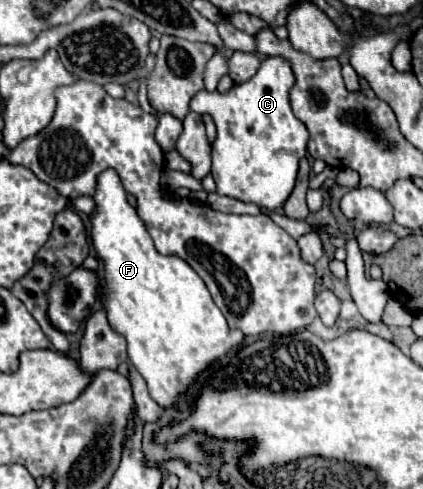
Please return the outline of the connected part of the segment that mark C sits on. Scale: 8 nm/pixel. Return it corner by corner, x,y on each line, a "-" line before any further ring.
267,58
263,60
261,68
257,74
243,82
241,86
233,86
229,92
197,92
191,98
189,108
193,112
205,112
213,118
217,126
217,140
213,142
213,178
217,182
217,194
241,200
241,202
253,202
265,212
273,212
285,204
289,198
295,178
297,178
297,168
299,160
307,154
307,140
309,140
309,130
307,126
293,114
291,102
289,102
289,90
295,84
295,74
289,64
289,60
283,58

